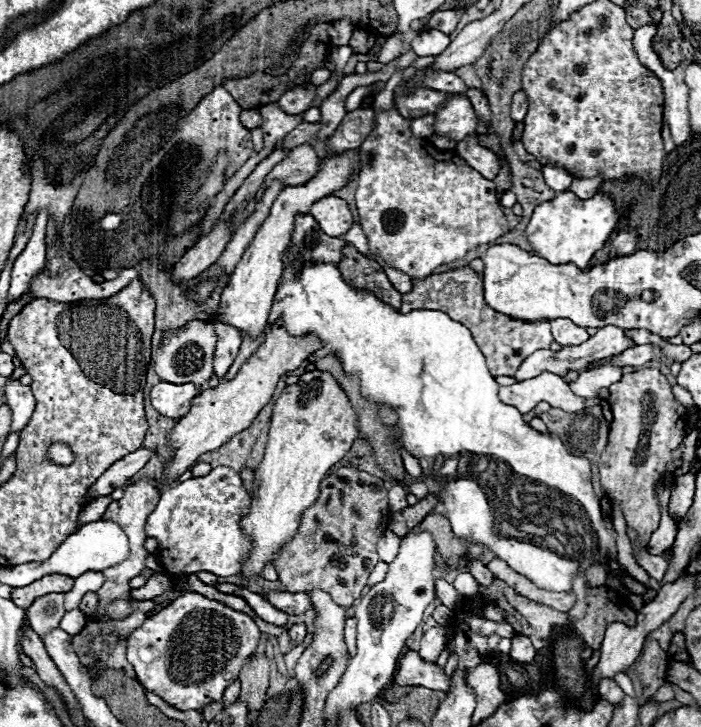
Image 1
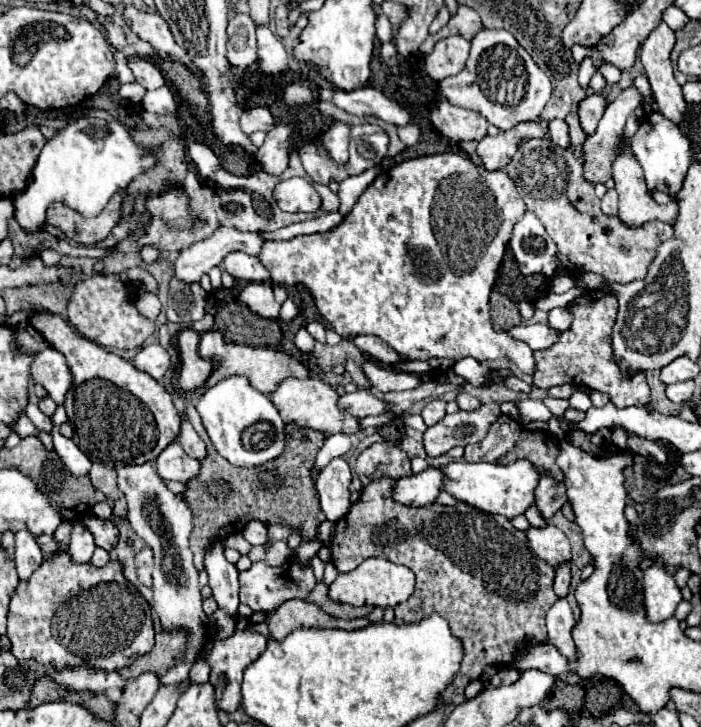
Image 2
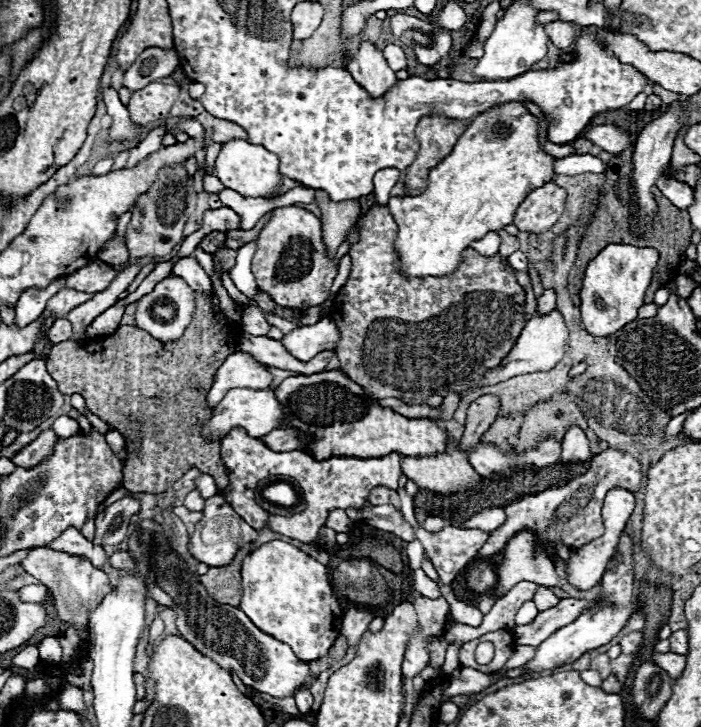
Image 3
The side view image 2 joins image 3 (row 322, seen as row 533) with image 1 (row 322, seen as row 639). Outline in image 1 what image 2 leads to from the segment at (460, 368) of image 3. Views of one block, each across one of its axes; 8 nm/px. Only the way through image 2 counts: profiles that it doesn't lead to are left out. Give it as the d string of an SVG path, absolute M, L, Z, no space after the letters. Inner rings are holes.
M470 266L456 268L444 274L432 274L424 280L412 280L412 290L408 294L402 294L400 312L406 314L420 308L446 312L452 320L464 324L472 332L472 338L478 344L480 352L486 356L492 376L514 376L526 356L530 356L534 350L550 348L550 344L554 342L550 334L550 324L546 320L524 322L492 310L484 302L482 276Z

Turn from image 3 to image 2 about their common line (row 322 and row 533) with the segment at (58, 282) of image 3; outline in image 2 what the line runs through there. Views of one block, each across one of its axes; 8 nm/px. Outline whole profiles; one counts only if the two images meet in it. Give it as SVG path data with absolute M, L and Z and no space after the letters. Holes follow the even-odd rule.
M30 532L16 534L16 572L20 580L28 580L32 572L44 562L44 554L36 544L36 538Z

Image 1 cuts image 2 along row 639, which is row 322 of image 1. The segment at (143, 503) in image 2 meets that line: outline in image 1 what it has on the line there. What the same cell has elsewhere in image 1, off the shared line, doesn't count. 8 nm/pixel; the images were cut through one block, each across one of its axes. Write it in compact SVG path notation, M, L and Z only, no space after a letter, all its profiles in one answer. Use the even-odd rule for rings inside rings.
M193 320L182 326L182 328L174 330L174 332L166 332L166 336L160 342L158 358L154 362L156 374L164 382L172 382L172 384L194 382L194 384L200 386L212 376L214 346L216 346L216 336L214 336L214 328L212 328L210 322Z

